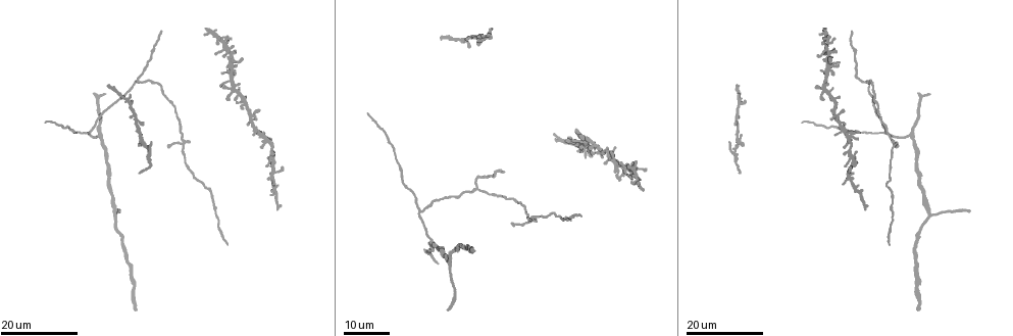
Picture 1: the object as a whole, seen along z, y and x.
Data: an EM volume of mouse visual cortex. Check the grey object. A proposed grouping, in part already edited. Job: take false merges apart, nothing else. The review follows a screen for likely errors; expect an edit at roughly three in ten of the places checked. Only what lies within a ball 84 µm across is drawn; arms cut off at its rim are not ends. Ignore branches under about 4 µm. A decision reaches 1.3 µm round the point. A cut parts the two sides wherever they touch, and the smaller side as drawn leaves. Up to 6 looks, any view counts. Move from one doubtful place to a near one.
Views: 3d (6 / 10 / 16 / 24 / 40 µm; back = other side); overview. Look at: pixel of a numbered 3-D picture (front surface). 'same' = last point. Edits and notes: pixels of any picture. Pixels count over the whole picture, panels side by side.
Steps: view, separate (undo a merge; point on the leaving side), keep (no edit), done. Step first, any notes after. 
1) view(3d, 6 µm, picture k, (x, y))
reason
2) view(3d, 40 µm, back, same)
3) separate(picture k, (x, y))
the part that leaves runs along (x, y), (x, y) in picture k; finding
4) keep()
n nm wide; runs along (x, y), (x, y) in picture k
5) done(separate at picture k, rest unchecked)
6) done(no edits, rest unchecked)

view(3d, 16 µm, picture 1, (420, 211))
two arms in line, one across

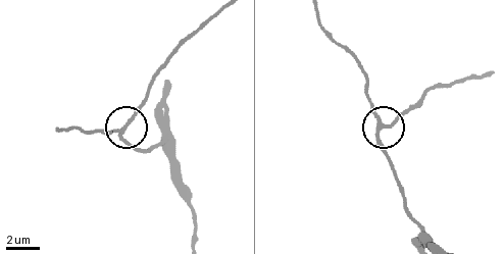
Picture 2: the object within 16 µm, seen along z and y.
view(3d, 6 µm, picture 2, (123, 132))
zoom in

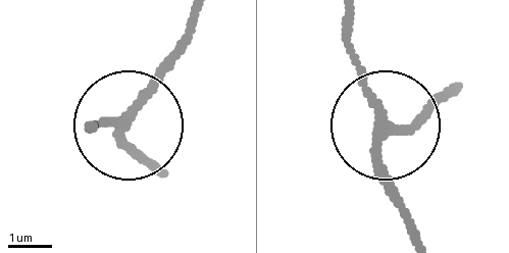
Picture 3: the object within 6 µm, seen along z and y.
keep()
side arm 61 µm; runs along (458, 89), (421, 121), (392, 129), (377, 158), (410, 235) in picture 3; one neuron here

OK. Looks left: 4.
view(3d, 24 µm, picture 1, (871, 97))

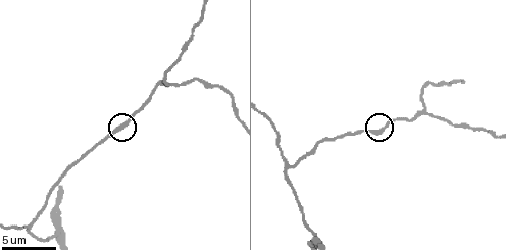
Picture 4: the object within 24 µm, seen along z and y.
view(3d, 6 µm, picture 4, (380, 131))

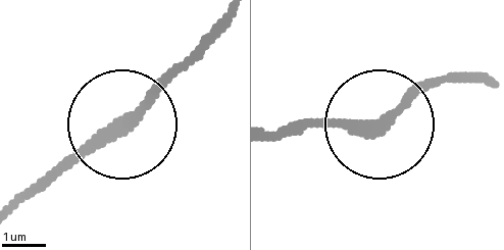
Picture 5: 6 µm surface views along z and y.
keep()
side arm 98 µm; all the same neuron

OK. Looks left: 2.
view(3d, 24 µm, picture 1, (149, 154))
three-way junction

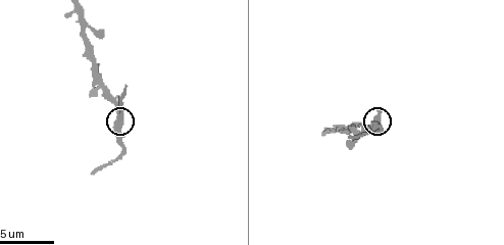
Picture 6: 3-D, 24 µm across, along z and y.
view(3d, 6 µm, picture 6, (120, 119))

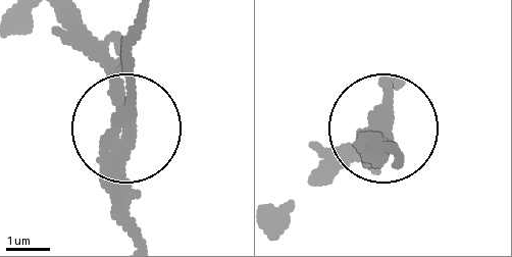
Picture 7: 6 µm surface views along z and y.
separate(picture 7, (101, 169))
the part that leaves runs along (125, 109), (130, 238) in picture 7; a second neuron is stuck on

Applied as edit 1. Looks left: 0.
done(separate at picture 7, rest unchecked)

